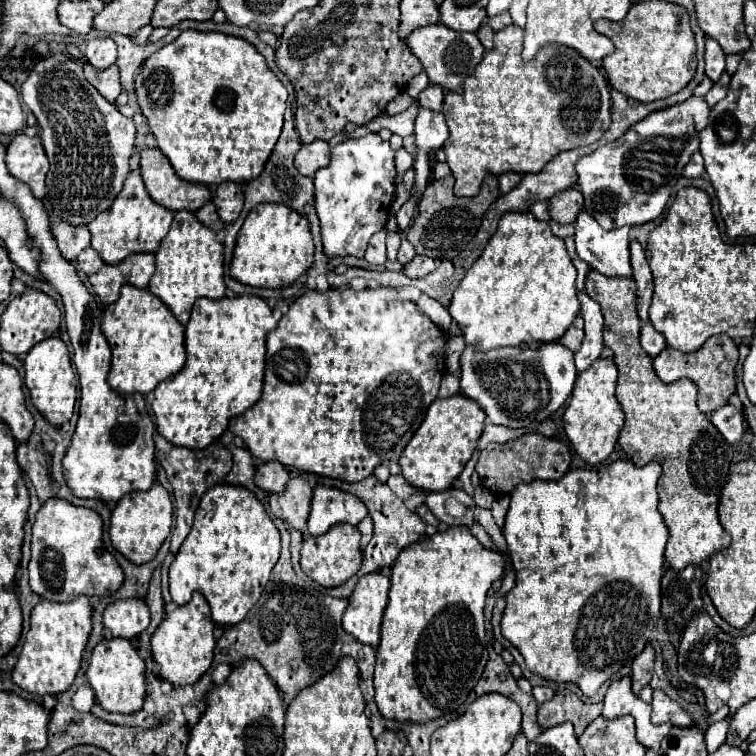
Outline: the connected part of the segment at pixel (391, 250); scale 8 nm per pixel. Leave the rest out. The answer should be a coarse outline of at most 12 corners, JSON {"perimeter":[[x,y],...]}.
{"perimeter":[[387,234],[389,262],[397,262],[401,236]]}

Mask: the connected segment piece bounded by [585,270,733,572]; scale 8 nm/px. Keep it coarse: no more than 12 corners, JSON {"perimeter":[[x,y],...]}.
{"perimeter":[[591,270],[619,368],[619,444],[663,466],[675,572],[731,544],[717,508],[733,450],[689,378],[639,344],[637,286]]}

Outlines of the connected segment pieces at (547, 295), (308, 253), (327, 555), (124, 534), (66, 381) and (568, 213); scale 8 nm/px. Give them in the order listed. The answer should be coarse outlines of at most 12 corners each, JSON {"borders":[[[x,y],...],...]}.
{"borders":[[[503,214],[449,304],[483,352],[559,340],[577,270],[547,222]],[[285,204],[245,218],[231,276],[291,286],[313,264],[309,220]],[[337,524],[307,536],[301,570],[339,586],[361,566],[361,532]],[[159,482],[111,514],[115,550],[145,564],[169,536],[171,496]],[[61,338],[27,352],[25,386],[53,426],[69,422],[77,374]],[[577,188],[557,192],[549,200],[551,220],[575,224],[583,212]]]}

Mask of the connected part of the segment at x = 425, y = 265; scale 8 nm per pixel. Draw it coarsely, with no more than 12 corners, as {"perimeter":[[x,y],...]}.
{"perimeter":[[415,256],[403,270],[409,278],[423,278],[435,262]]}

